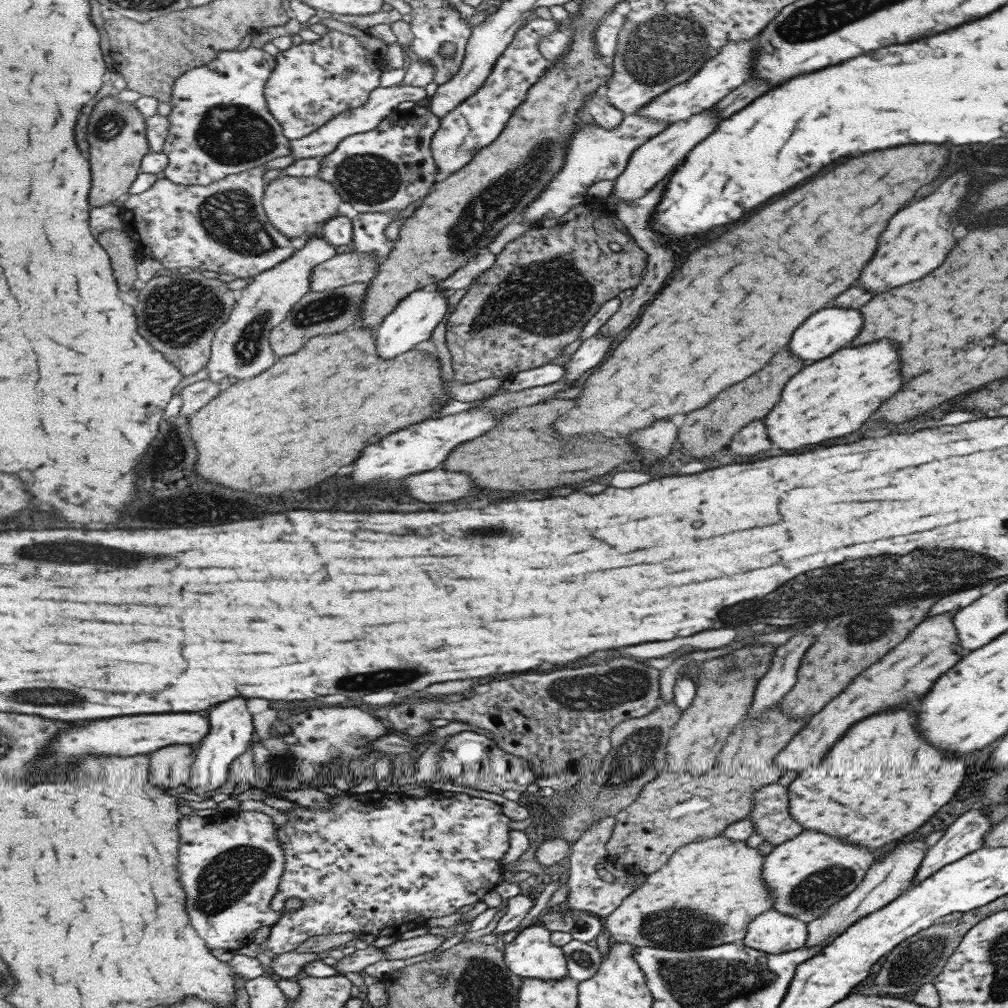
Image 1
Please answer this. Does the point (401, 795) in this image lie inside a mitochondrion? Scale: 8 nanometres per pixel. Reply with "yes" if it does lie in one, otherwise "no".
no

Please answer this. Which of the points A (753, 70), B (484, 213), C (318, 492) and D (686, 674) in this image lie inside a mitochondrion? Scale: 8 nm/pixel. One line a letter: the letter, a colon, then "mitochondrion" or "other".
A: other
B: mitochondrion
C: other
D: other

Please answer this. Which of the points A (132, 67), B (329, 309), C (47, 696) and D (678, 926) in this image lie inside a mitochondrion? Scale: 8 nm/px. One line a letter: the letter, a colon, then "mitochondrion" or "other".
A: other
B: mitochondrion
C: mitochondrion
D: mitochondrion

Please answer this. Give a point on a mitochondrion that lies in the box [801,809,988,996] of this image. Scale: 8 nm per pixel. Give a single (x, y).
(915, 963)

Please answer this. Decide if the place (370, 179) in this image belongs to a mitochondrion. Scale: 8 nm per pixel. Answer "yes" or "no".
yes

